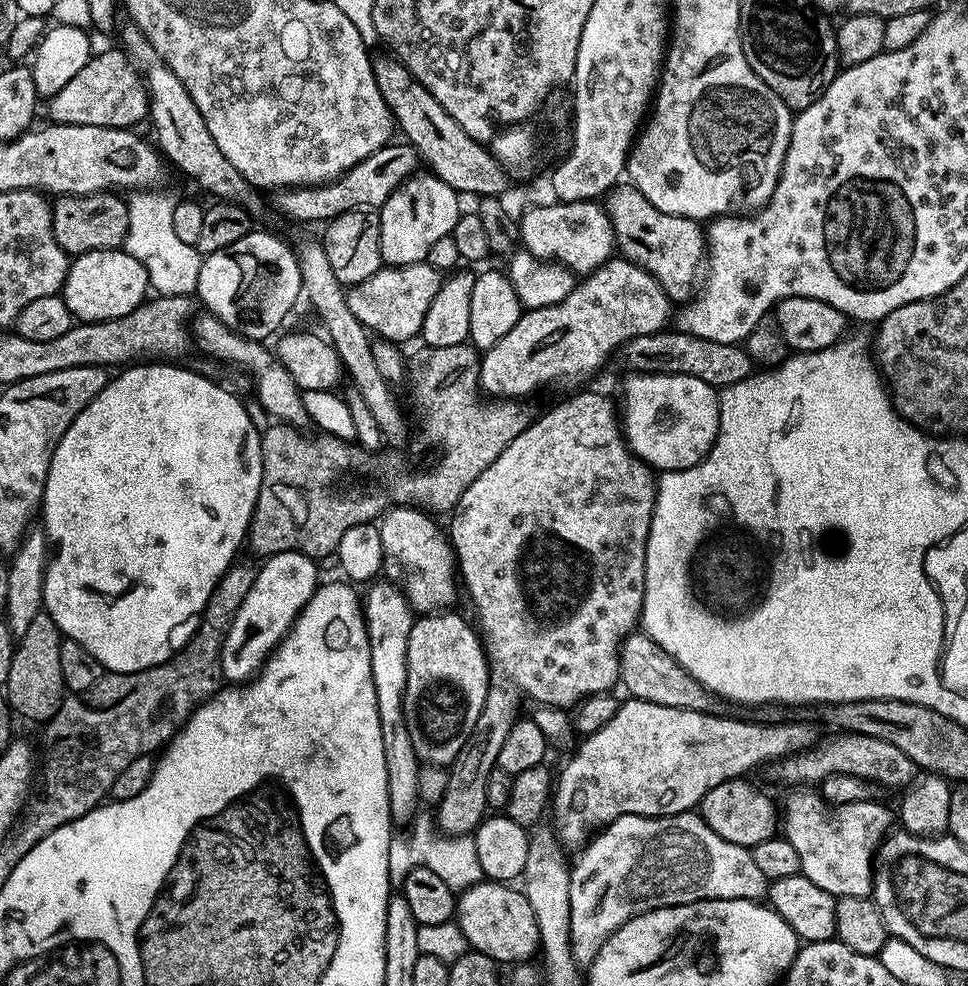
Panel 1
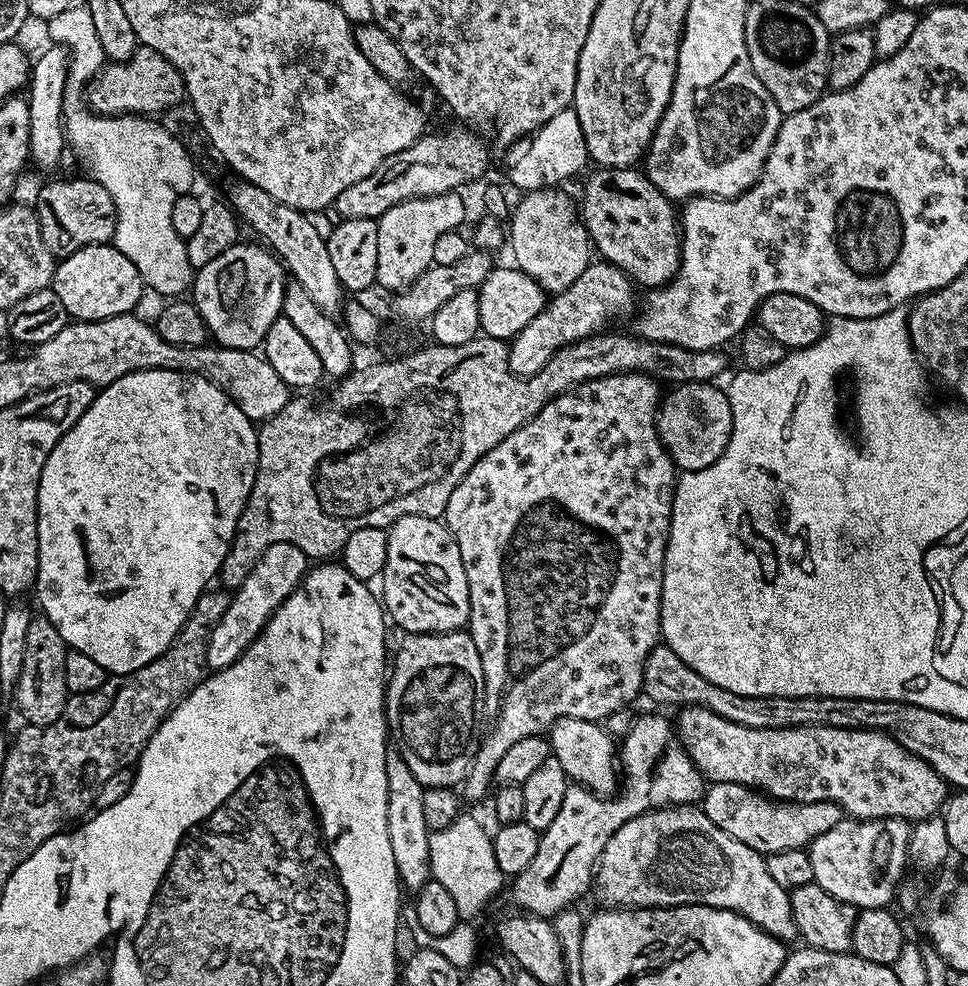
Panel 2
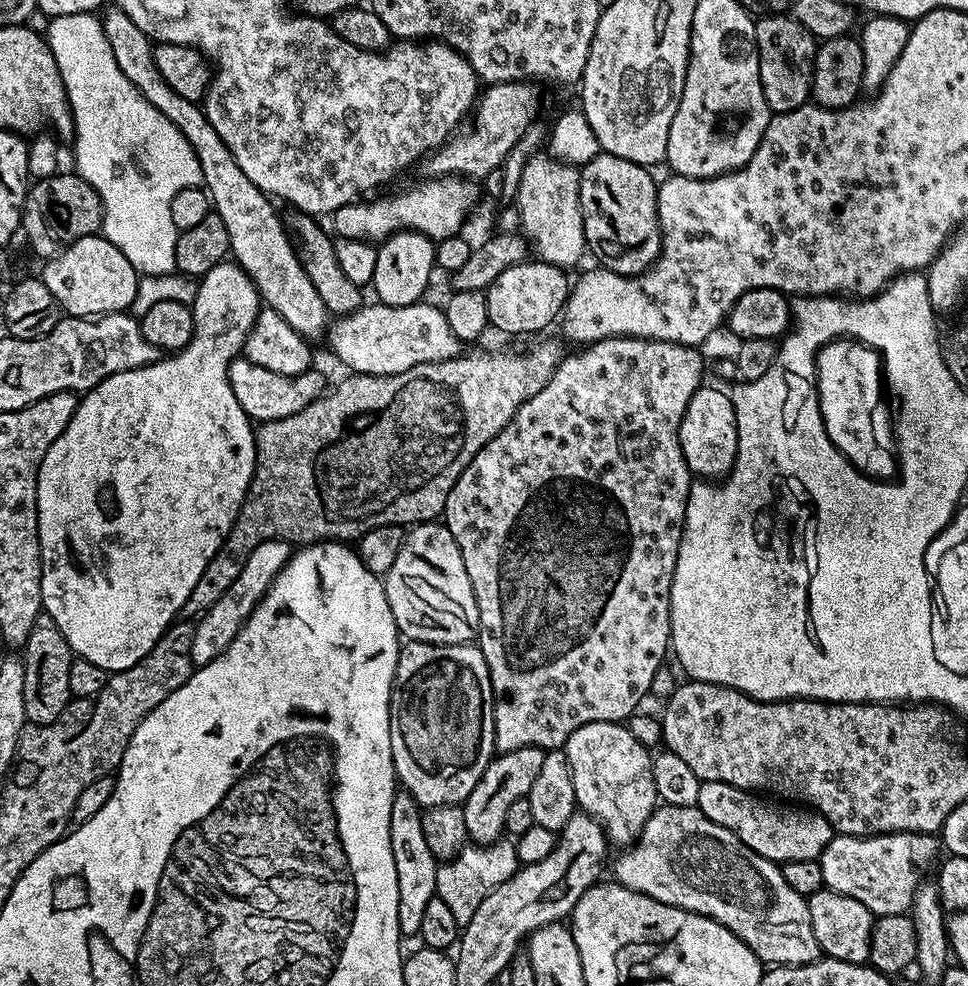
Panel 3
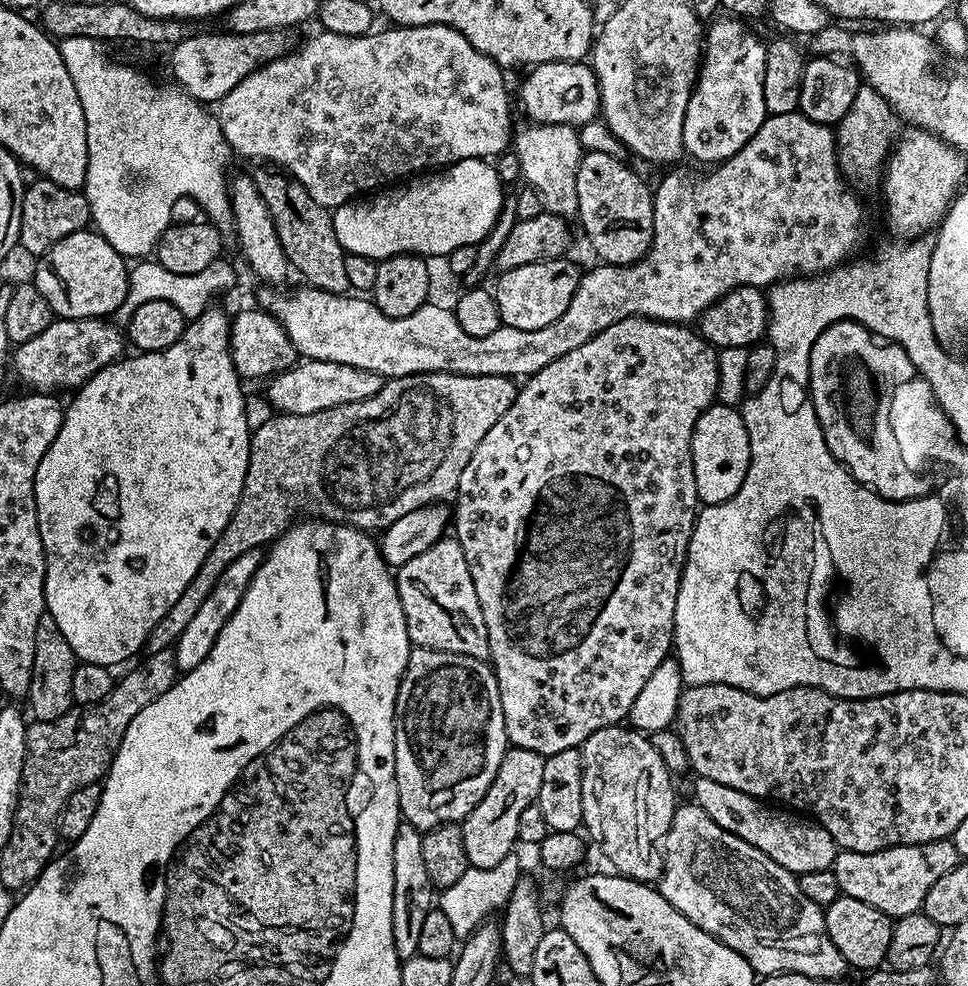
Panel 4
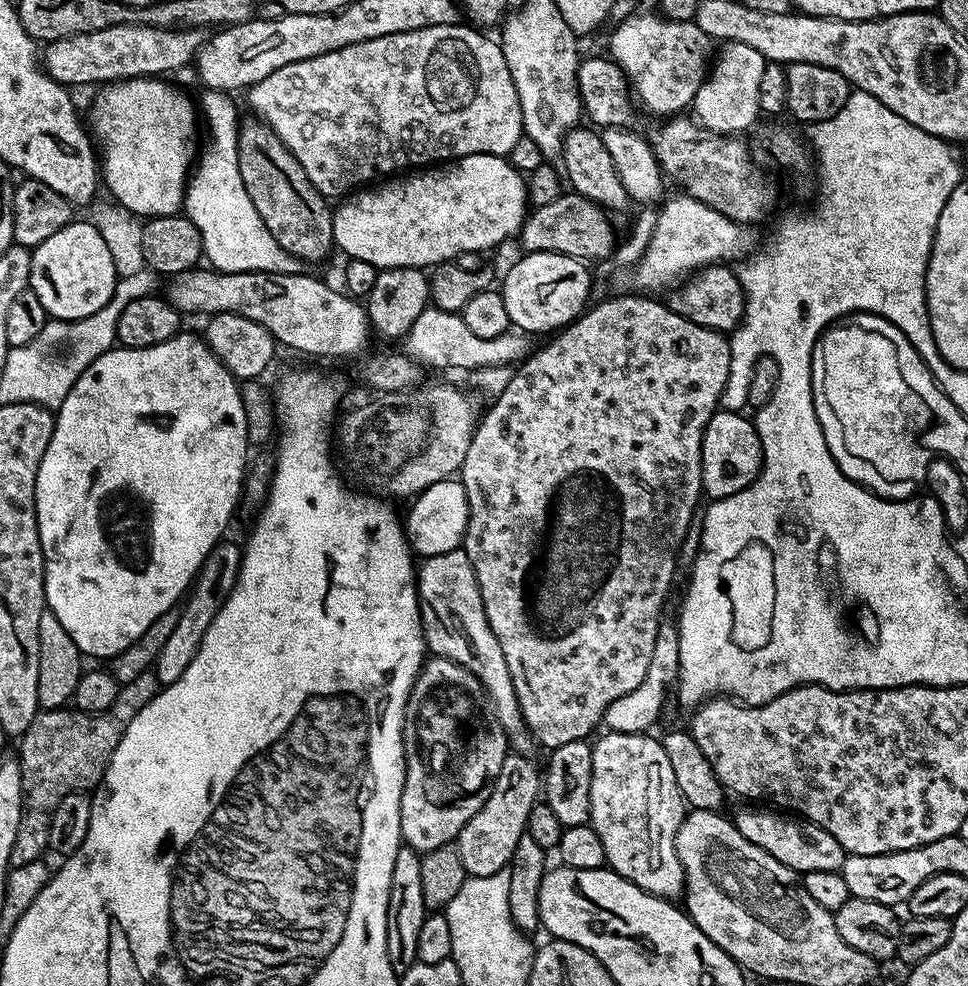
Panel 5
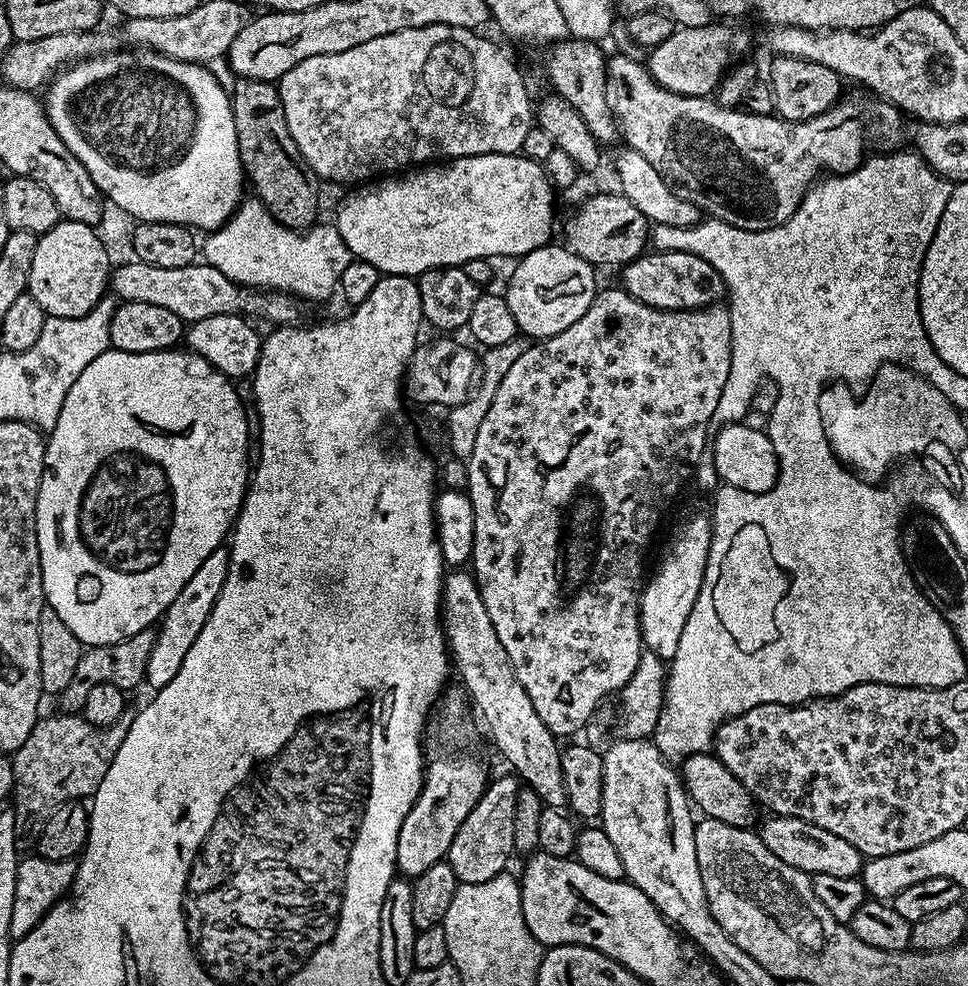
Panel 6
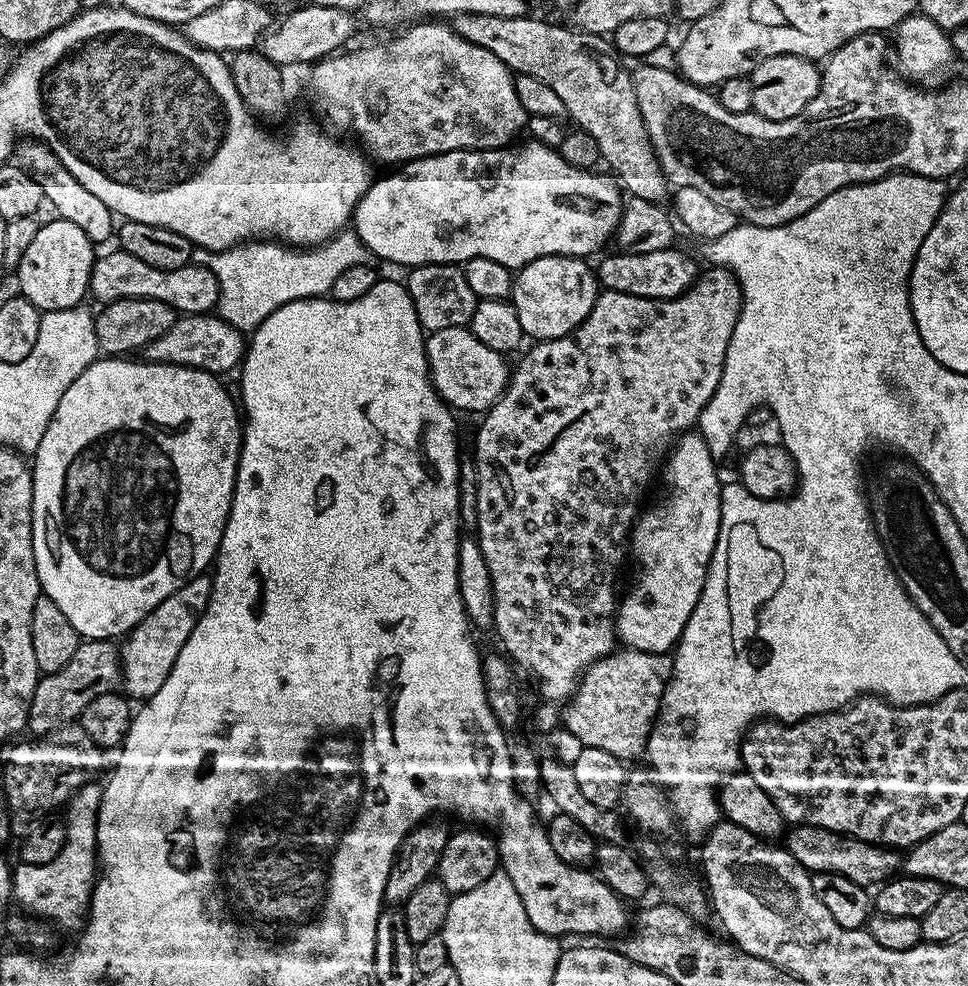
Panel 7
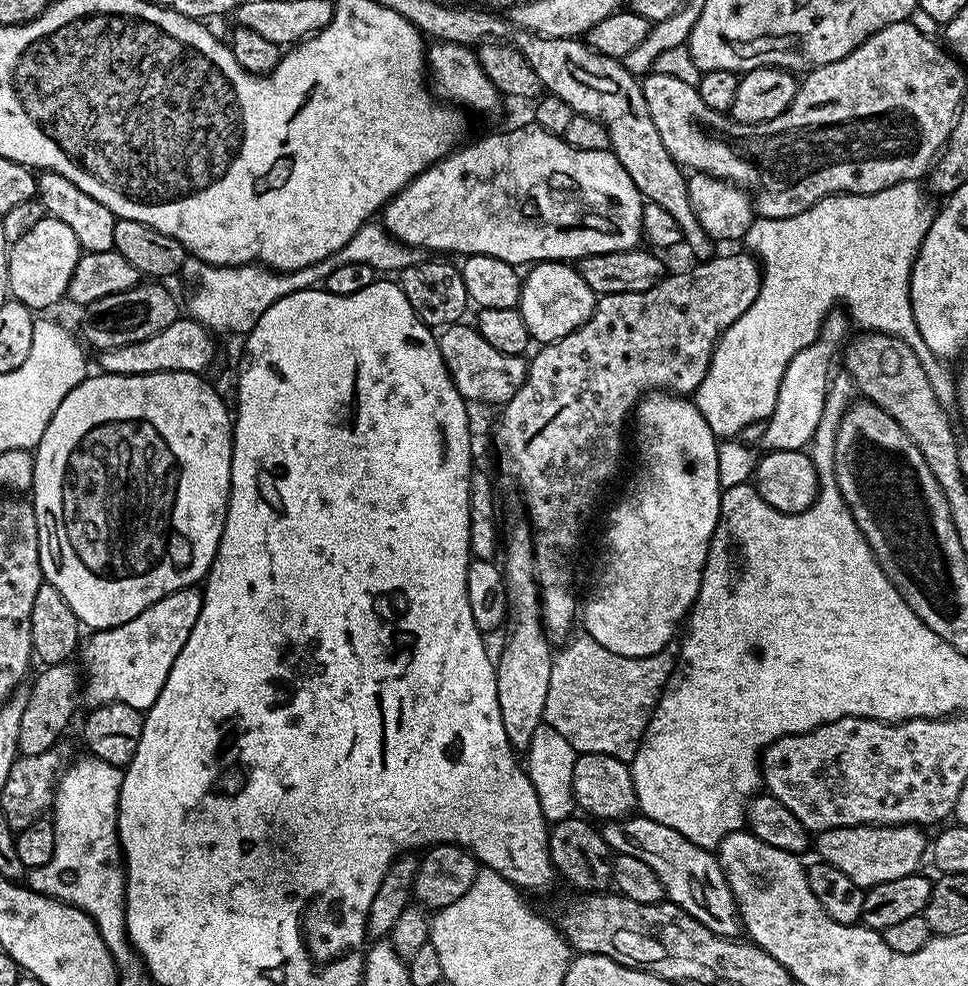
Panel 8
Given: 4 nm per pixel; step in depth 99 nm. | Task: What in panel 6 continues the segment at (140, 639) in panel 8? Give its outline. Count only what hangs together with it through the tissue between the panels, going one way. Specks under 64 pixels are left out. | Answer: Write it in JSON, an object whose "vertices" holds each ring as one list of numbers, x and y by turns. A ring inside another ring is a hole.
{"vertices":[[221,546,214,550,214,554,210,554,210,558,206,558,206,562,202,562,202,566,198,566,198,570,194,570,194,578,190,578,190,582,182,586,182,594,178,594,178,598,174,598,172,605,165,610,155,629,156,645,148,663,147,687,159,690,172,681,178,670,182,670,182,662,190,646,194,646,194,638,202,634,202,626,206,626,206,618,210,618,210,610,214,610,214,602,218,602,222,594,222,582,226,582,227,573,228,548]]}

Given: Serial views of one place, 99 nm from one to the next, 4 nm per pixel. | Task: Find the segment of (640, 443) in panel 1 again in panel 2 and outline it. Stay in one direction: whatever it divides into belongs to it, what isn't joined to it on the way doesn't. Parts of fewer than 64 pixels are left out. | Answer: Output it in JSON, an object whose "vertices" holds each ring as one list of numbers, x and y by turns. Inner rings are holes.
{"vertices":[[715,383,677,384,672,393,661,399,656,409,656,433,664,448,672,455,672,463,685,472,702,470,714,462,726,450,732,433,732,415,728,393]]}

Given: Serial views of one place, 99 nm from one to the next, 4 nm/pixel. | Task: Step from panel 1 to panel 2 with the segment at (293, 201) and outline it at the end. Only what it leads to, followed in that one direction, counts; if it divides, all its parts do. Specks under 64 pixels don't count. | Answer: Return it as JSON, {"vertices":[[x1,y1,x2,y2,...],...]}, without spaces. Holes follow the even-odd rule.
{"vertices":[[467,127,448,128,445,132,425,134,415,140,406,150,398,150,374,174,366,174,362,182,354,182,354,186,346,186,342,194,338,194,334,205,337,217,345,220,354,218,370,218,379,220,390,206,398,206,398,202,413,200,419,196,440,196,444,192,454,192,463,183,479,180,488,168,489,145,481,133]]}

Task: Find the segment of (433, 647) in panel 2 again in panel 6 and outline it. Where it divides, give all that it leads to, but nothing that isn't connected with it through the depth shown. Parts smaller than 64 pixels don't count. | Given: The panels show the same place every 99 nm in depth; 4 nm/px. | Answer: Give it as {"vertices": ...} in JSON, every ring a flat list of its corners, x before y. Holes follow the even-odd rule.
{"vertices":[[449,687,443,693,438,704,440,720,444,724,437,726,436,736,444,743,444,752,438,753,433,760,431,757,427,761,424,770,424,786,410,814,406,814,398,830,396,872,404,878,415,878,447,857,450,842,454,842,454,834,458,834,458,826,462,826,462,822,466,822,466,814,470,814,470,810,478,806,485,788,490,783,490,775,488,776,487,770,484,769,483,762,474,753,468,752,467,744,472,732,468,729,467,722,458,721,456,728,448,725,455,722,456,716,462,715,467,708,470,708,465,693,459,687,451,688]]}

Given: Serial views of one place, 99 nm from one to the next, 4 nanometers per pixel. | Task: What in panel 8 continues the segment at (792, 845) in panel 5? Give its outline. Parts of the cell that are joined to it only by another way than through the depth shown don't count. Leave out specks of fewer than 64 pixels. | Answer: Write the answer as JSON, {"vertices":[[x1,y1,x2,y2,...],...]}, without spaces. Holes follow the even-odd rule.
{"vertices":[[859,824,853,828,831,828,819,833,814,840,814,852,823,863,834,866,851,878,862,889,870,889,882,882,894,882,894,878,906,878,917,871,920,859,925,859,929,847,929,837,924,837,925,829,915,824]]}

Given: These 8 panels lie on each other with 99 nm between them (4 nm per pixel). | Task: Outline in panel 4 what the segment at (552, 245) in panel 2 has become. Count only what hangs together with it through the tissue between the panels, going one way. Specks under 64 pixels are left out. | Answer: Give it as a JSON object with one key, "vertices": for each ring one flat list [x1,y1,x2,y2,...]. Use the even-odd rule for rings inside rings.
{"vertices":[[570,124,527,125,515,133,514,150,518,154,521,177,527,187,542,198,544,211,556,216,572,218,580,211,578,206,578,166,582,157,580,133]]}

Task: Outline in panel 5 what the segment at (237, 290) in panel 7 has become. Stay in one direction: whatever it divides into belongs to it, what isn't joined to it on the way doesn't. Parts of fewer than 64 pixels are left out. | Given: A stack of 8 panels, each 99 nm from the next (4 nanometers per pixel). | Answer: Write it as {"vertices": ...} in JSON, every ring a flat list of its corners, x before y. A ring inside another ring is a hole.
{"vertices":[[208,90,203,94,205,96,198,100,198,104,202,109,203,123,204,120,208,123,208,145,205,148,203,145,194,175,184,189,182,208,202,234,206,260,218,272,292,274,301,271,301,261,282,250,278,242,274,242,274,234,266,230,258,210,254,210,254,202,250,202,250,194,246,194,238,162,242,117,236,113,233,97,229,93,215,90]]}

